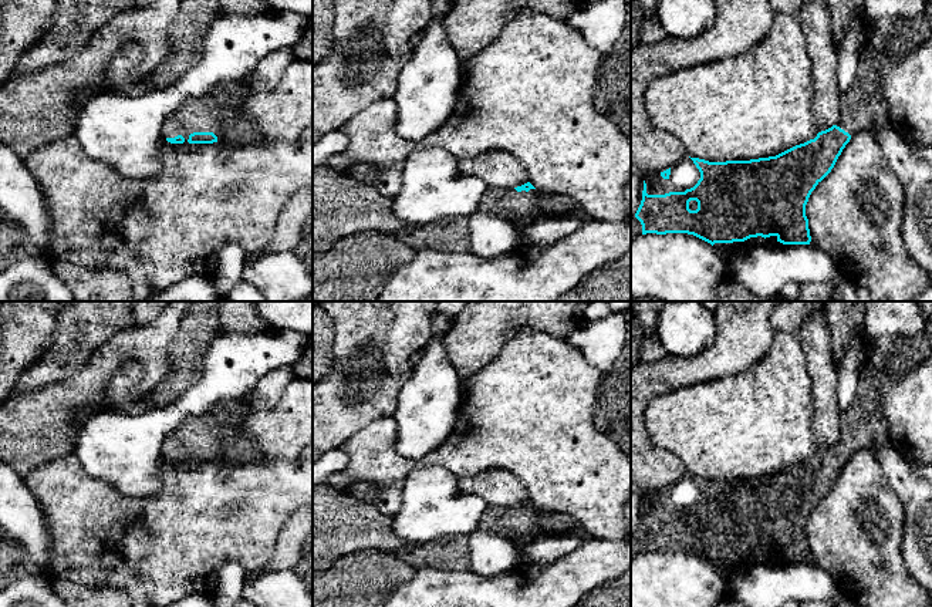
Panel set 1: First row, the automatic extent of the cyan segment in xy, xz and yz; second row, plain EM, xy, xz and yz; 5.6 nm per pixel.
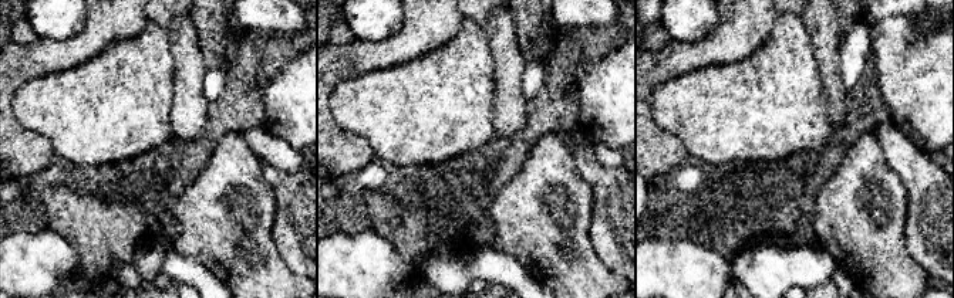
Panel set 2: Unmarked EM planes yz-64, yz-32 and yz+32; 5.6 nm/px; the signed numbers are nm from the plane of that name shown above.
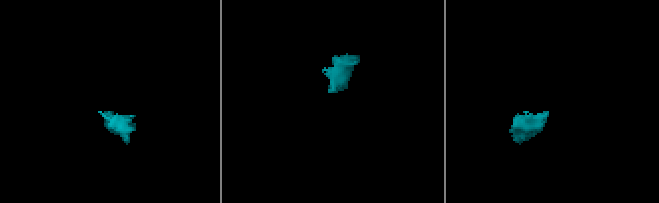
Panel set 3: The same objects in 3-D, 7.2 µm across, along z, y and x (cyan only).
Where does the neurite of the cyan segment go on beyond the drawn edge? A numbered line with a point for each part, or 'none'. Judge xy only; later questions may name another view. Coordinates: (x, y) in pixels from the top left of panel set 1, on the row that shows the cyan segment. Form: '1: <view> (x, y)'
1: xy (218, 111)

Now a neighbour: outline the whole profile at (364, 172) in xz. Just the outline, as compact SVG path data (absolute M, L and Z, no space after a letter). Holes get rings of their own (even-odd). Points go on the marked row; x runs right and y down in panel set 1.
M367 161L357 163L348 175L357 182L376 188L376 168Z

